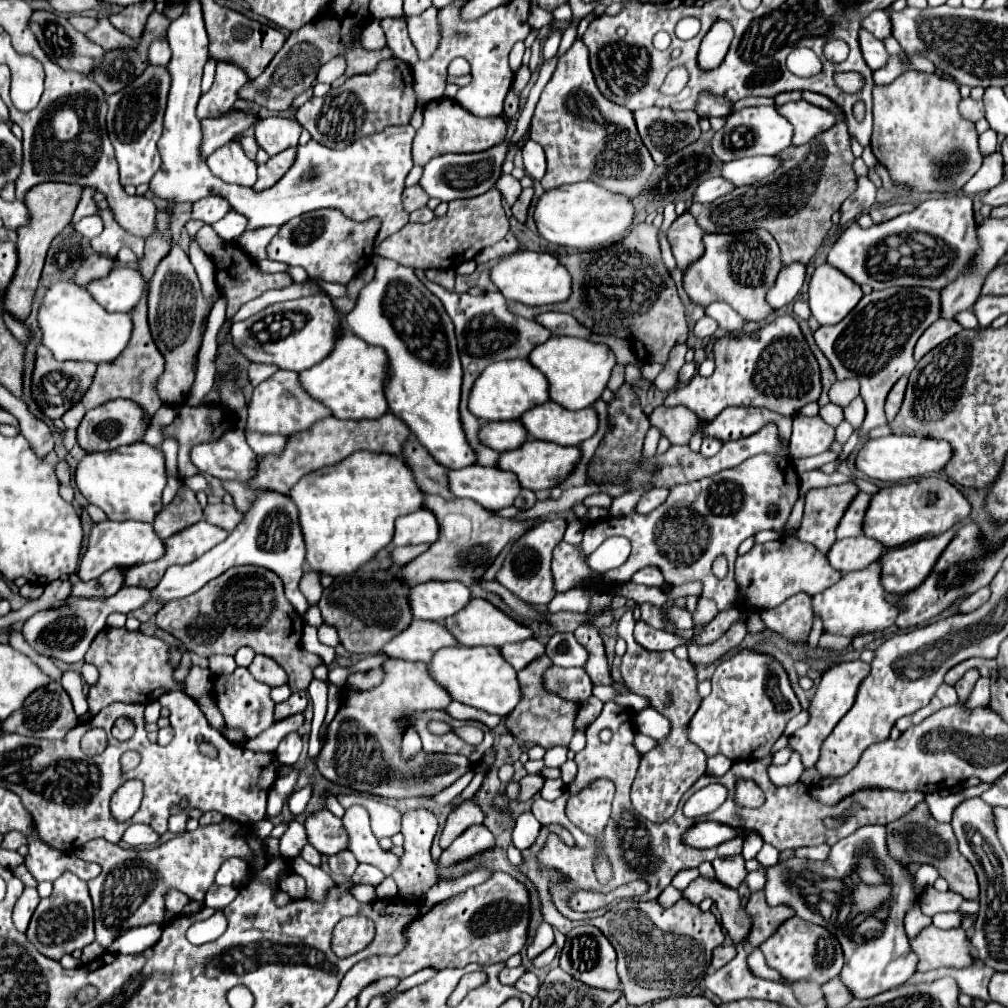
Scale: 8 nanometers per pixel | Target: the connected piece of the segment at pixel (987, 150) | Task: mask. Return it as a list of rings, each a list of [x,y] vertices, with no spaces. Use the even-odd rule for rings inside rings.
[[[988,129],[979,135],[979,148],[982,157],[985,157],[997,150],[997,133],[992,129]]]

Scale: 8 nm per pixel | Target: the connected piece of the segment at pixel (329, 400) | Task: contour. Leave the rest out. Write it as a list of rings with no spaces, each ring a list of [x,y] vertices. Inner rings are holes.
[[[344,327],[344,331],[340,331],[336,337],[338,339],[336,339],[330,355],[298,375],[300,387],[312,399],[316,399],[324,407],[328,407],[336,419],[378,419],[378,417],[382,417],[388,411],[388,403],[386,403],[386,397],[382,393],[382,383],[386,381],[386,355],[384,355],[384,351],[380,347],[372,347],[372,345],[364,343],[354,333],[350,333],[348,327]]]

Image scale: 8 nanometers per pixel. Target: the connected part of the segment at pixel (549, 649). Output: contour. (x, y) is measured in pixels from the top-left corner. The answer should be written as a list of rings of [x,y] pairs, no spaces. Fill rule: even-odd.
[[[554,633],[546,643],[546,655],[560,667],[584,667],[588,655],[572,633]]]

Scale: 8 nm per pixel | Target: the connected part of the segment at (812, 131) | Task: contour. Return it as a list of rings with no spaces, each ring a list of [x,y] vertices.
[[[790,101],[784,105],[774,105],[782,117],[786,117],[794,125],[794,135],[792,135],[792,145],[802,145],[808,143],[814,135],[820,131],[830,129],[836,123],[836,115],[820,109],[816,105],[810,105],[806,101]]]

